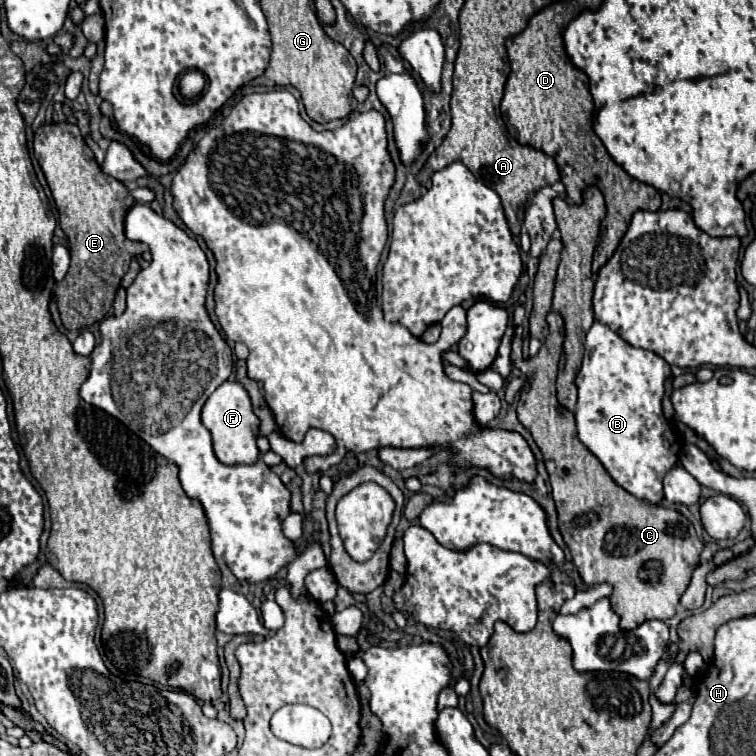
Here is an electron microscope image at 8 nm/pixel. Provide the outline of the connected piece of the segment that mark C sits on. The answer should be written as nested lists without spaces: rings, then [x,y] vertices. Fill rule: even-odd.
[[[549,328],[549,336],[543,342],[539,354],[529,360],[529,370],[527,370],[527,390],[529,392],[527,392],[527,398],[523,398],[525,392],[521,392],[521,400],[517,406],[519,422],[533,434],[537,446],[543,452],[545,466],[547,466],[547,472],[551,478],[553,500],[557,506],[559,520],[563,522],[563,524],[559,522],[559,532],[563,534],[563,540],[571,552],[571,558],[581,548],[579,559],[573,558],[573,565],[581,576],[581,580],[585,584],[607,582],[613,586],[613,596],[609,600],[611,600],[611,608],[621,618],[619,626],[623,630],[633,630],[651,618],[669,620],[675,616],[675,608],[679,604],[681,594],[685,592],[685,588],[691,582],[693,570],[701,564],[703,541],[697,538],[693,524],[681,512],[677,512],[673,508],[665,508],[663,504],[649,504],[645,500],[635,498],[627,490],[623,490],[609,476],[605,466],[599,460],[595,460],[593,454],[579,442],[574,414],[565,410],[559,402],[555,402],[555,398],[551,398],[551,402],[543,402],[543,404],[547,404],[547,408],[541,408],[541,410],[535,408],[533,394],[555,394],[553,388],[555,388],[557,366],[561,360],[561,350],[563,350],[563,338],[565,338],[565,328]]]

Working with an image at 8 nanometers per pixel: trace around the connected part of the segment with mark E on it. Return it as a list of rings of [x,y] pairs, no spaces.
[[[69,122],[39,126],[33,138],[33,150],[59,208],[59,224],[71,240],[71,268],[65,280],[57,284],[61,322],[65,328],[83,330],[109,314],[131,258],[149,250],[147,244],[133,242],[125,236],[125,216],[137,200],[121,180],[101,170],[79,128]]]

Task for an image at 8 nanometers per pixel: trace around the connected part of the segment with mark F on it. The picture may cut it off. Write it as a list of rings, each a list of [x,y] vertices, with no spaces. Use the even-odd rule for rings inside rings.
[[[223,382],[205,402],[201,420],[213,436],[213,450],[223,464],[255,464],[259,460],[259,448],[255,444],[259,418],[253,414],[249,394],[239,382]]]

